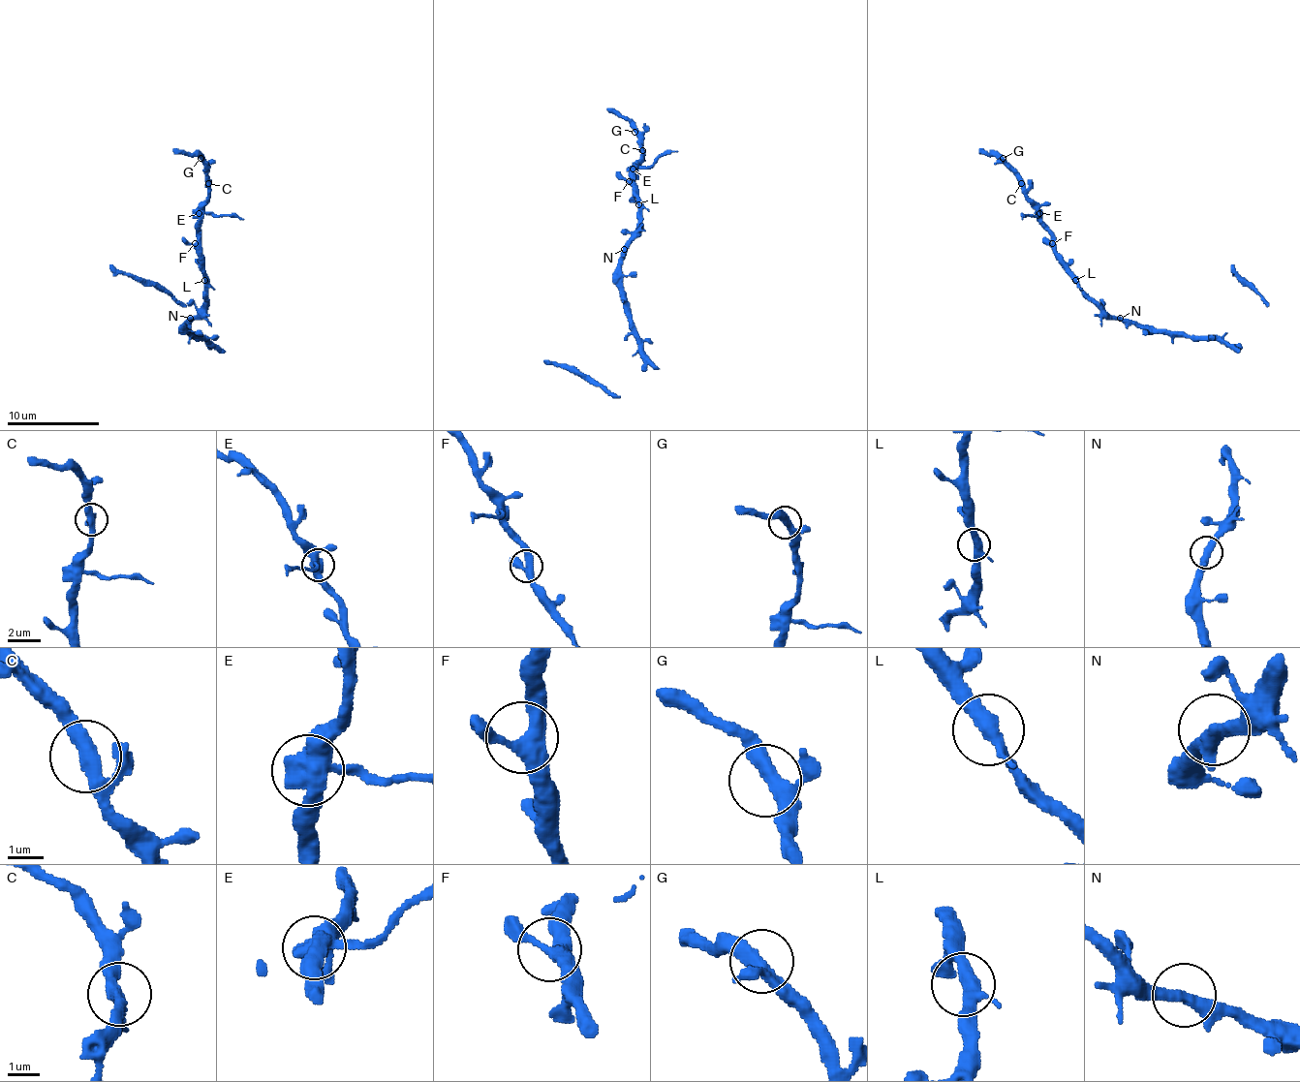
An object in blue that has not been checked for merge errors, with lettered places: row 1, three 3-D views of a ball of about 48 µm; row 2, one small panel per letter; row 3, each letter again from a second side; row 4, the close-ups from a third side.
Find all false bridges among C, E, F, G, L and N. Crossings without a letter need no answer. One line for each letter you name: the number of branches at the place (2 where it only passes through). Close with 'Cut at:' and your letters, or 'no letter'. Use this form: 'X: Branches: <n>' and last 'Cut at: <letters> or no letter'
E: Branches: 4
Cut at: E

